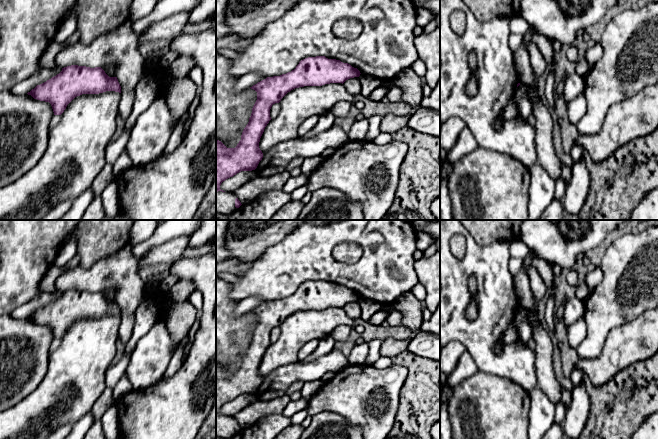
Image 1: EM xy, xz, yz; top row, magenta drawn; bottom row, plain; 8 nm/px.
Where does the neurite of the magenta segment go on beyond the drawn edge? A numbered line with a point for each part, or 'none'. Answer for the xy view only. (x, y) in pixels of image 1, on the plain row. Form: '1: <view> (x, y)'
none

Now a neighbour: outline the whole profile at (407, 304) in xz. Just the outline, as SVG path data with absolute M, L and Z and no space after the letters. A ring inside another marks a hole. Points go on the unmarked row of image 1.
M406 292L391 305L394 310L402 314L401 326L417 335L423 322L421 301L412 292Z

